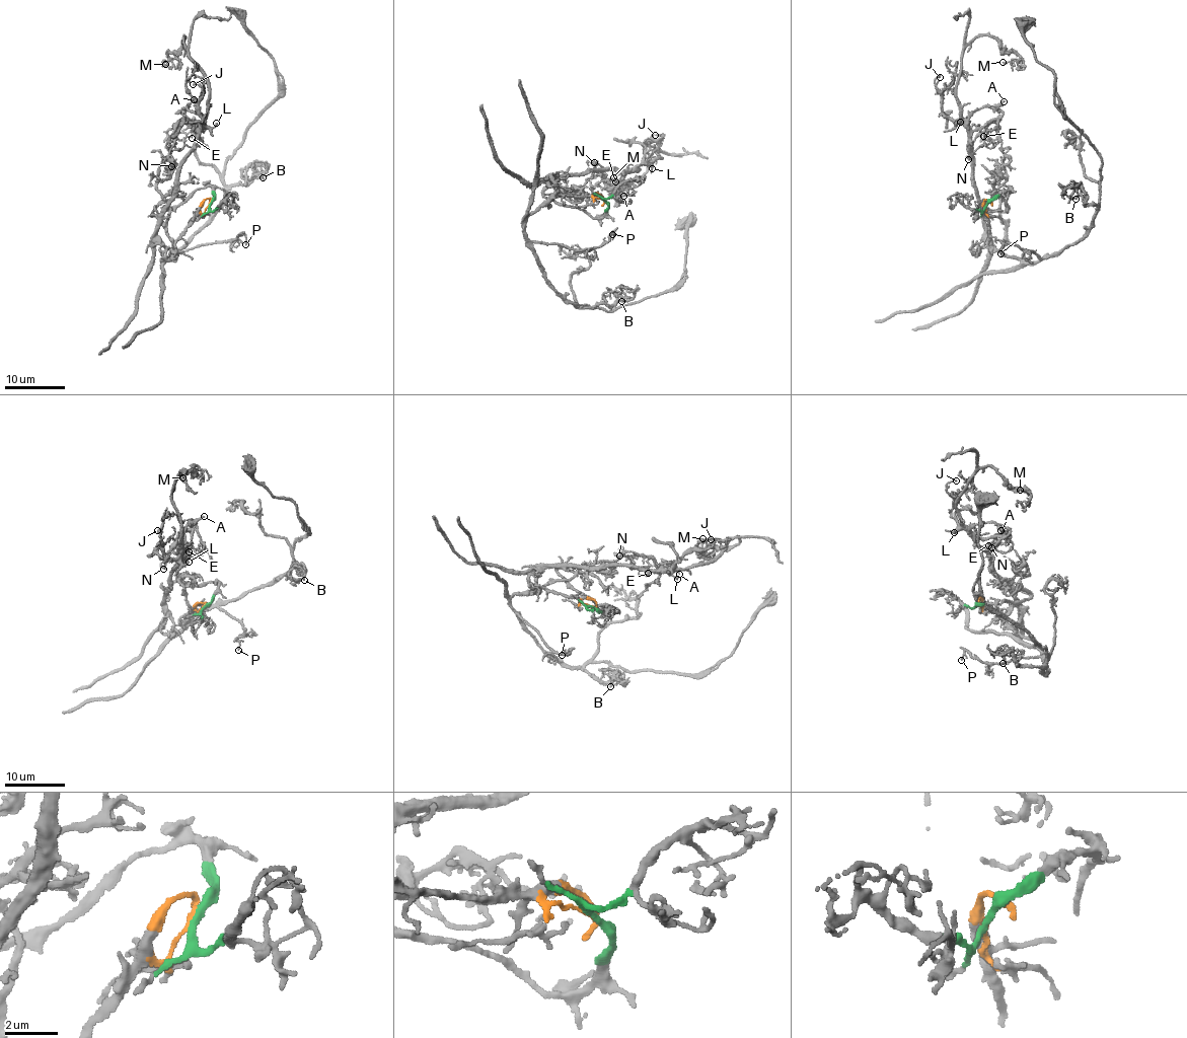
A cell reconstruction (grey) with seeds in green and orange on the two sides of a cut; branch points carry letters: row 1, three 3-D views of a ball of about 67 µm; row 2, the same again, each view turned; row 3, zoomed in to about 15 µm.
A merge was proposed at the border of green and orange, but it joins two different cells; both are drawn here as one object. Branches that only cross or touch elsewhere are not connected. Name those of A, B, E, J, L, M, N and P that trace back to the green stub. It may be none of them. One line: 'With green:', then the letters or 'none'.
With green: A, E, J, L, M, N

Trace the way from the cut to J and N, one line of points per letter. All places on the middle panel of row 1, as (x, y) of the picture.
J: (604, 200), (604, 215), (591, 217), (544, 192), (569, 175), (632, 169), (649, 143), (663, 137), (655, 134)
N: (604, 200), (595, 217), (544, 196), (552, 182), (600, 169), (624, 172), (620, 181), (606, 183), (593, 162)

